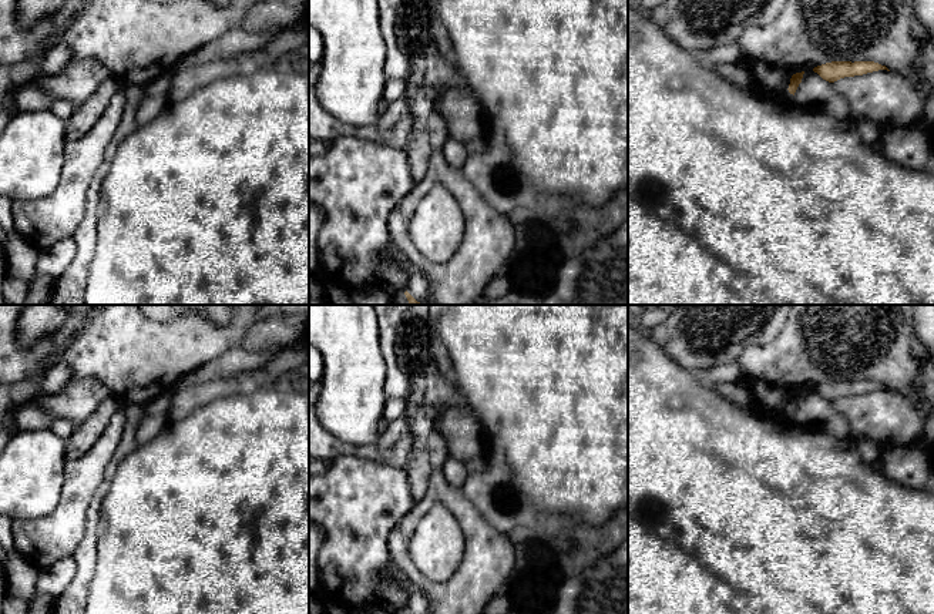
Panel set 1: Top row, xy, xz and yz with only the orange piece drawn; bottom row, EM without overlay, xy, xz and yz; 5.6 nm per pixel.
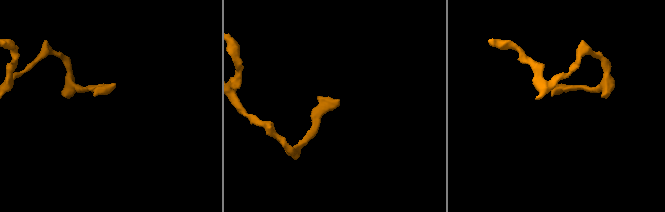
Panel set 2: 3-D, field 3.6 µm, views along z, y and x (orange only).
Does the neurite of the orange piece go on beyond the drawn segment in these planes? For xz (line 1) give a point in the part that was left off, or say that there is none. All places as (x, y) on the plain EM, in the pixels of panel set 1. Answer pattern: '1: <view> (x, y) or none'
1: none

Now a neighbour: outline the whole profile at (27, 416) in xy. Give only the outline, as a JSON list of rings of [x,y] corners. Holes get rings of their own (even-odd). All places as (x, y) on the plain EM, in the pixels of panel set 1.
[[[31,400],[17,406],[11,417],[19,430],[46,429],[57,419],[51,413],[43,412],[41,407]]]

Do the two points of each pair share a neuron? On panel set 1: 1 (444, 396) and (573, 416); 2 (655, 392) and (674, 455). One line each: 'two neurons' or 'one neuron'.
1: two neurons
2: one neuron

